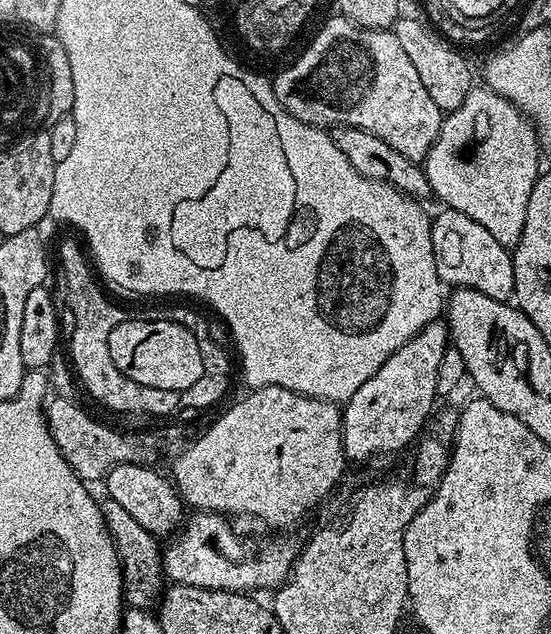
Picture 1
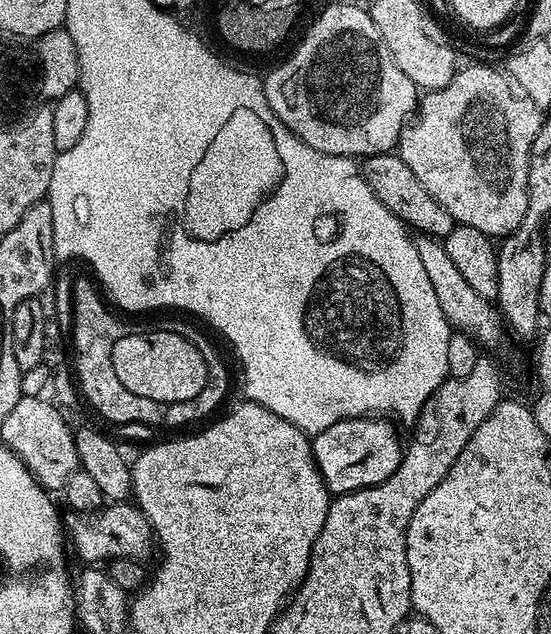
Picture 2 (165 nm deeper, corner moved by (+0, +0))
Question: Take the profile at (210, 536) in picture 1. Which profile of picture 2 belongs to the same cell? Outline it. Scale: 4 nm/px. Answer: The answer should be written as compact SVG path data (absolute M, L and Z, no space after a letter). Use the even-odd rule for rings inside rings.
M108 502L104 507L99 508L97 512L74 512L69 511L63 517L62 523L66 529L67 539L70 541L70 548L76 551L76 556L88 566L96 566L103 562L113 560L138 560L148 562L152 552L154 556L154 533L148 516L142 514L142 510L136 507L132 502Z

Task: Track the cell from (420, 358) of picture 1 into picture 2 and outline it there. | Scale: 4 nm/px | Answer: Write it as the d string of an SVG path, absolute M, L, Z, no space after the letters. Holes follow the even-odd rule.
M379 415L359 416L334 422L334 426L326 426L326 430L315 433L311 437L312 453L329 493L337 496L369 488L394 474L401 464L404 449L395 427L397 425L391 419Z

